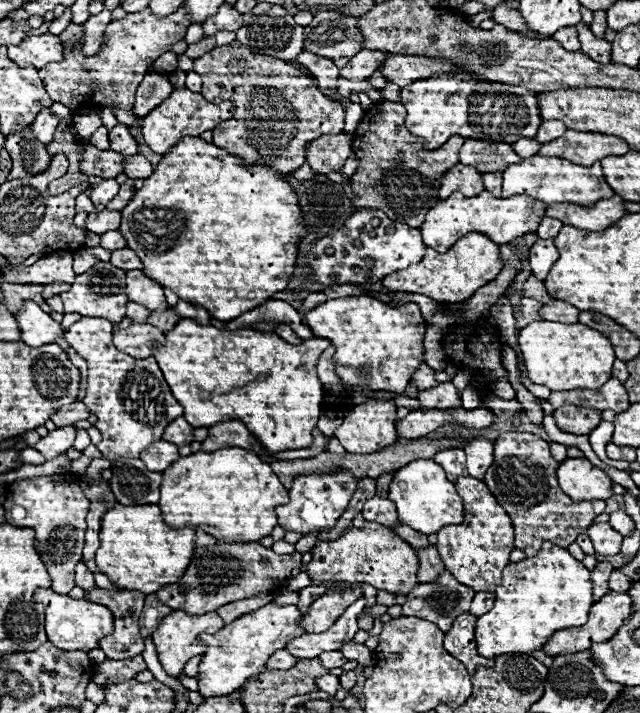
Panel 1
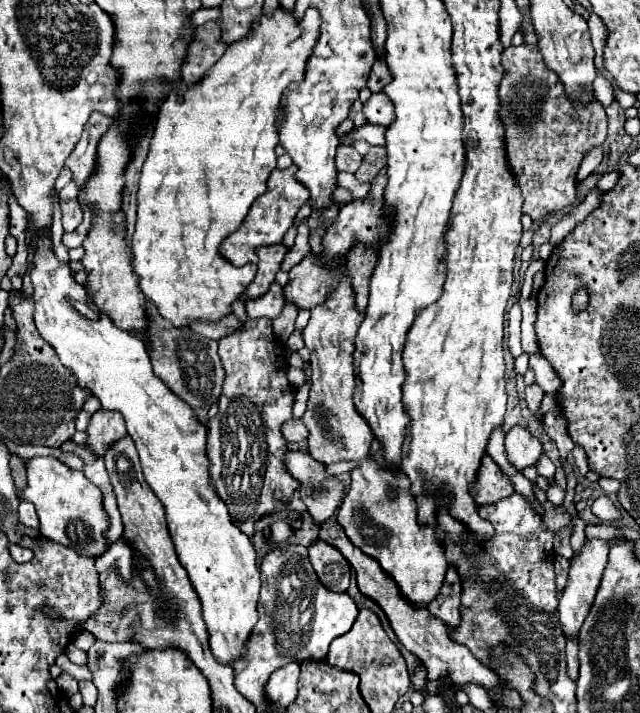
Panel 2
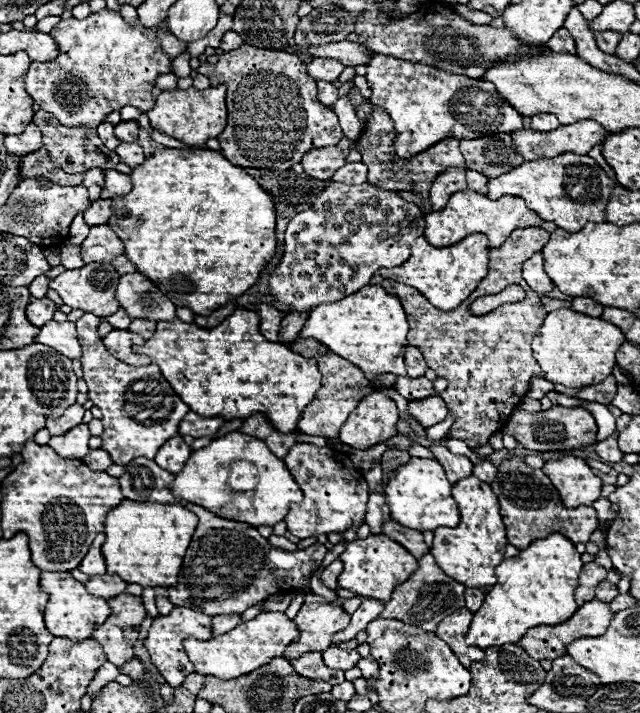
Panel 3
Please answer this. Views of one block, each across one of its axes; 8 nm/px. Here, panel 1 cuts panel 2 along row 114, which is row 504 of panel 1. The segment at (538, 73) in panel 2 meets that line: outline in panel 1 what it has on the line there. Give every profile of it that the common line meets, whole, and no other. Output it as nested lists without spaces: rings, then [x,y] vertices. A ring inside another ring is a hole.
[[[506,432],[502,436],[496,438],[494,442],[494,462],[488,468],[486,476],[484,476],[484,484],[490,488],[490,492],[496,496],[498,504],[502,504],[502,508],[508,512],[508,516],[512,518],[514,530],[516,530],[516,548],[520,548],[526,558],[536,556],[536,552],[540,550],[542,542],[552,542],[560,548],[568,548],[578,534],[586,534],[588,526],[592,524],[592,520],[604,512],[606,502],[604,500],[582,500],[582,502],[574,502],[568,494],[564,494],[558,486],[556,480],[556,470],[558,470],[558,462],[550,456],[548,460],[548,442],[534,436],[534,434],[526,434],[526,432]]]

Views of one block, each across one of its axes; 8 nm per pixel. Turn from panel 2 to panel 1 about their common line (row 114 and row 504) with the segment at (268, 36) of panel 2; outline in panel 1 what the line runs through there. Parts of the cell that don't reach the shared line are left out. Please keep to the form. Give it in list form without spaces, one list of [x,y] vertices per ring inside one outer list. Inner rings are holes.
[[[222,448],[170,464],[162,472],[158,506],[172,528],[202,528],[220,542],[260,542],[276,526],[274,508],[286,502],[288,490],[266,462],[242,448]]]

